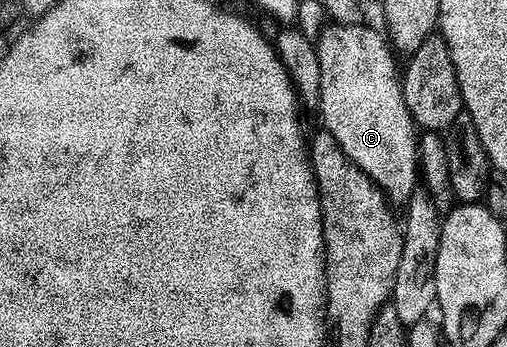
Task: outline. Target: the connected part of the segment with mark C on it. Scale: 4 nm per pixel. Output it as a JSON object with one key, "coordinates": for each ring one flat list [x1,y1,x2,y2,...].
{"coordinates":[[356,23,355,25,333,25,330,26,321,35,317,43,317,56,319,57,319,73,321,74,321,100,317,109,319,114,321,114,321,119,323,122,324,130,331,133,331,137,335,137,335,141,343,149,343,153,347,153,347,157,351,160,358,169,363,173,367,173,367,177,371,177,371,181,375,186,377,186,383,194,385,194,386,199,389,200,390,204,405,205,408,203,410,198,412,198,414,192,417,190,419,185,419,168,417,165,417,126,410,116,410,110,407,109,405,94,401,88,401,80,403,78,402,72,399,70,399,63,397,63,393,58,395,58,395,52,386,36,381,35,376,31,375,28,369,27,370,25,362,25]]}

